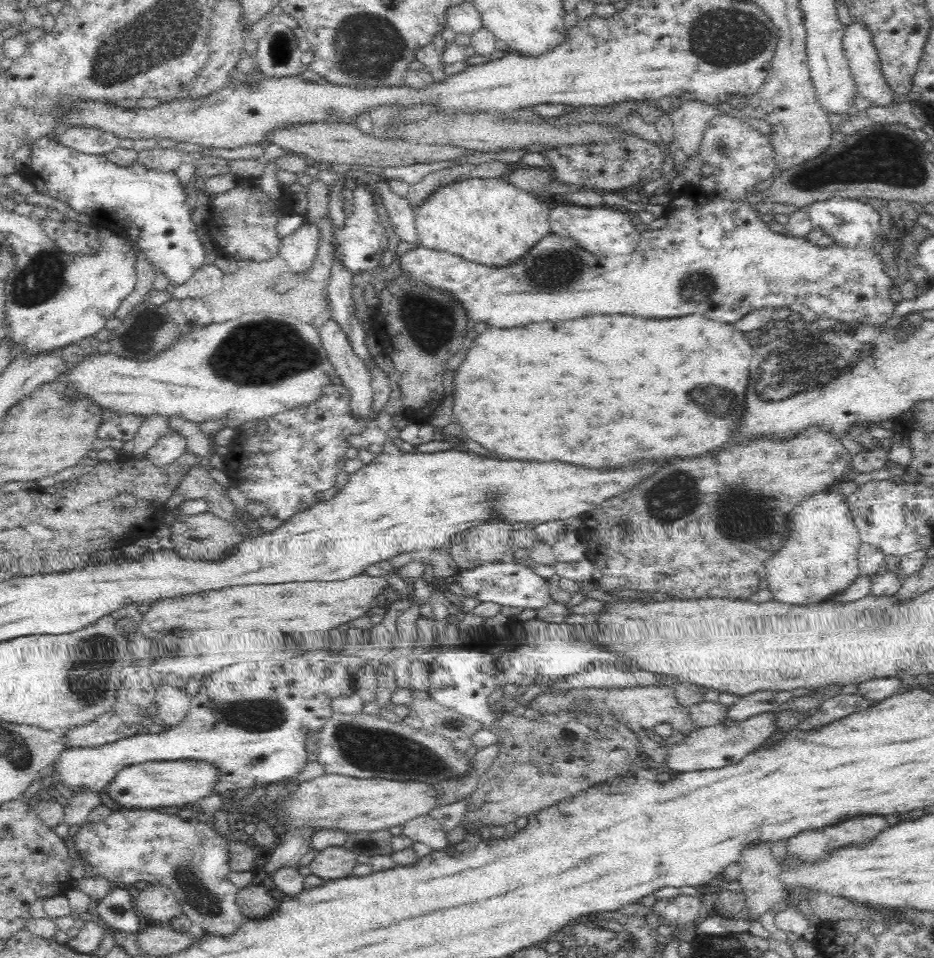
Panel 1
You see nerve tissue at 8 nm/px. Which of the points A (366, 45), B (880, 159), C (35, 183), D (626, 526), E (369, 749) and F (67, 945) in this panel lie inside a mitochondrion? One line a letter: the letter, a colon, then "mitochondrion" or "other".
A: mitochondrion
B: mitochondrion
C: other
D: mitochondrion
E: mitochondrion
F: other

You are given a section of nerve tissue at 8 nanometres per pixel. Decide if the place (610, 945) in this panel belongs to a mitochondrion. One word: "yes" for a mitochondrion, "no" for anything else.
yes

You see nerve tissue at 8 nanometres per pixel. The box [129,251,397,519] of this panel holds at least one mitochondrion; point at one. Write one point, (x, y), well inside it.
(259, 352)

